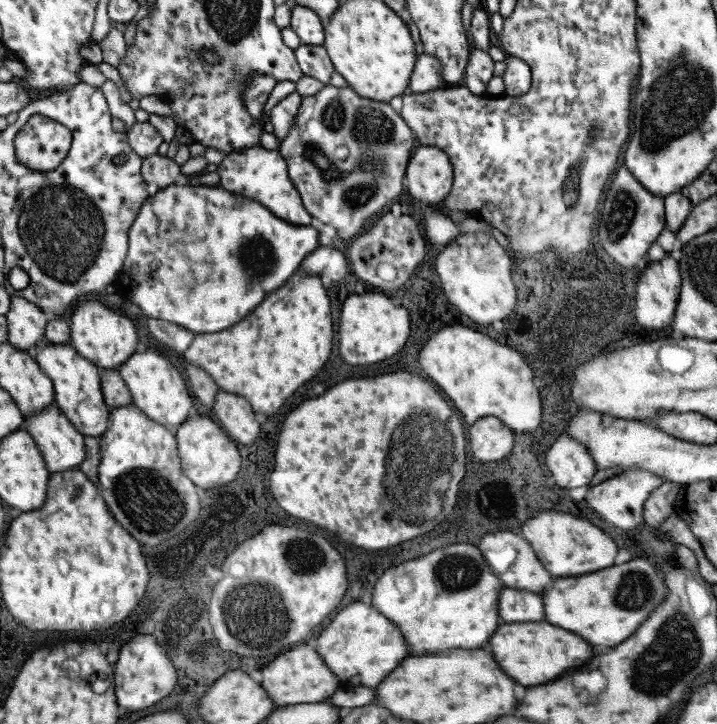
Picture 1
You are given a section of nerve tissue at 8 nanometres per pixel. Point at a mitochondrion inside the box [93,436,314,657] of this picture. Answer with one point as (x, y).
(151, 508)

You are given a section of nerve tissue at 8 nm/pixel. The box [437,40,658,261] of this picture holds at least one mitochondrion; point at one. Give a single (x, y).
(622, 207)

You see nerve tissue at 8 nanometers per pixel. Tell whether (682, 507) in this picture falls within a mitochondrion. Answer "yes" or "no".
no

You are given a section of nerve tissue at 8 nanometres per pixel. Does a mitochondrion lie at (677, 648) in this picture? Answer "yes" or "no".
yes

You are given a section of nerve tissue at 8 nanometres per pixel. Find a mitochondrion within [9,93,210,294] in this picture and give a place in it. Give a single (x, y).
(59, 227)

